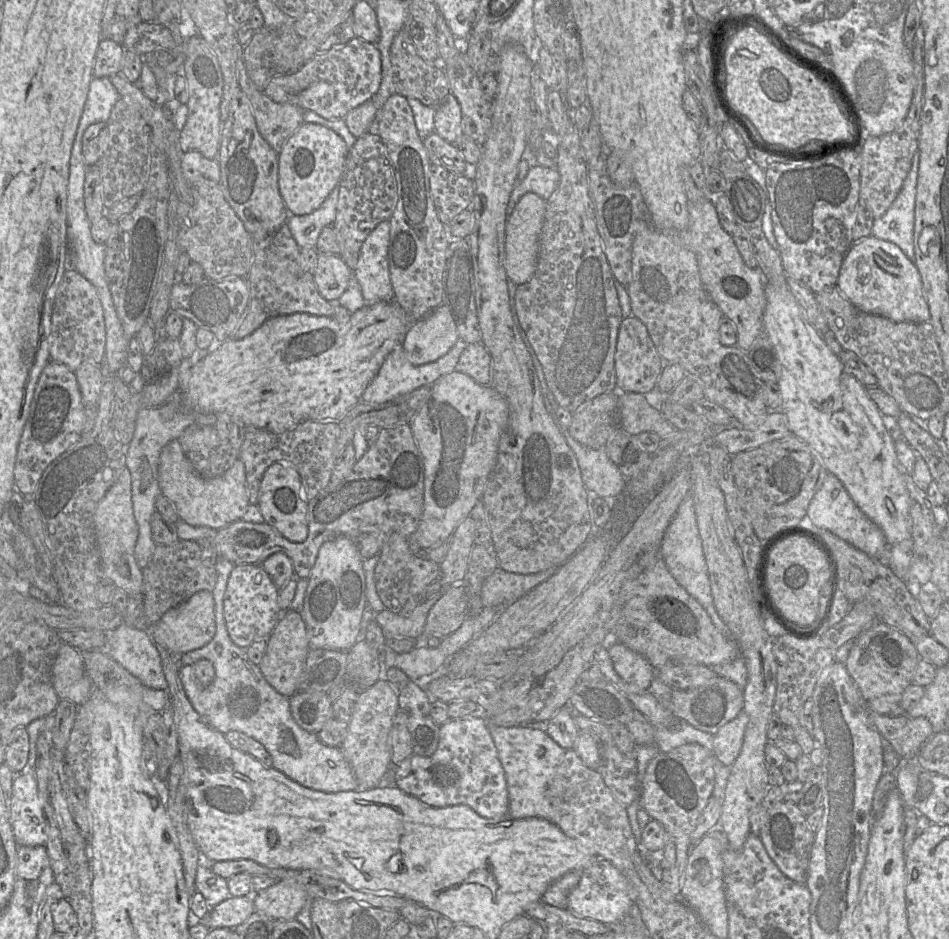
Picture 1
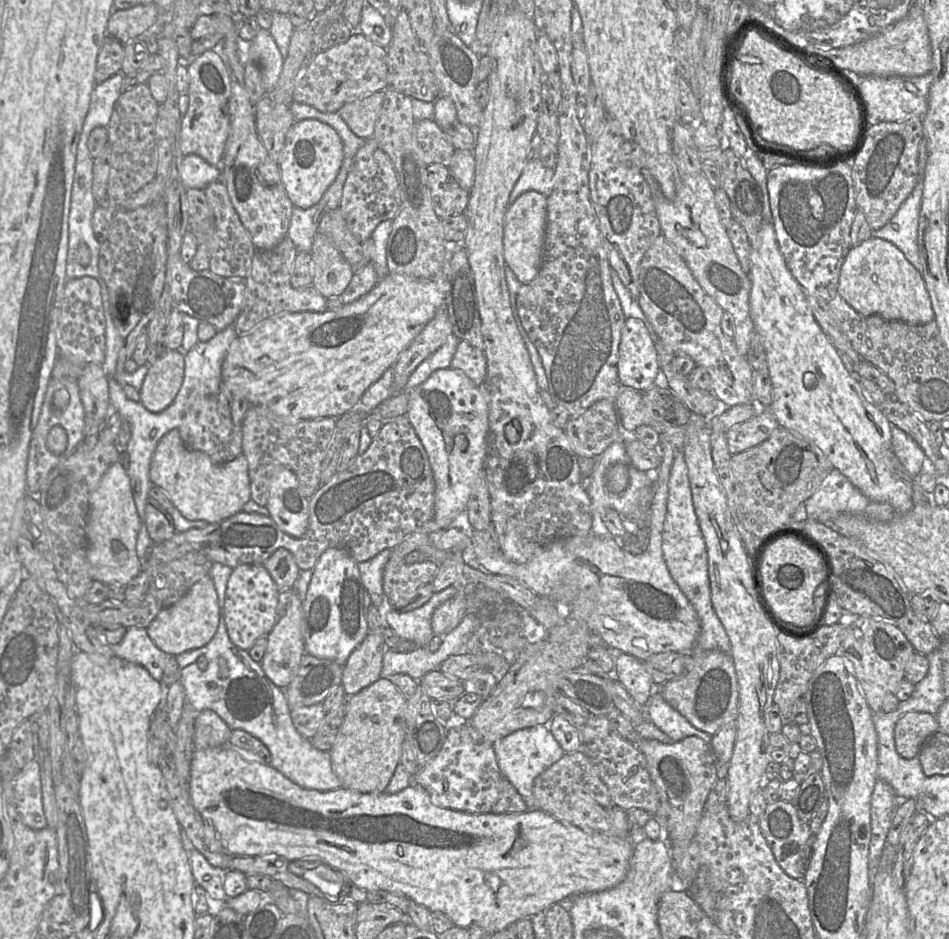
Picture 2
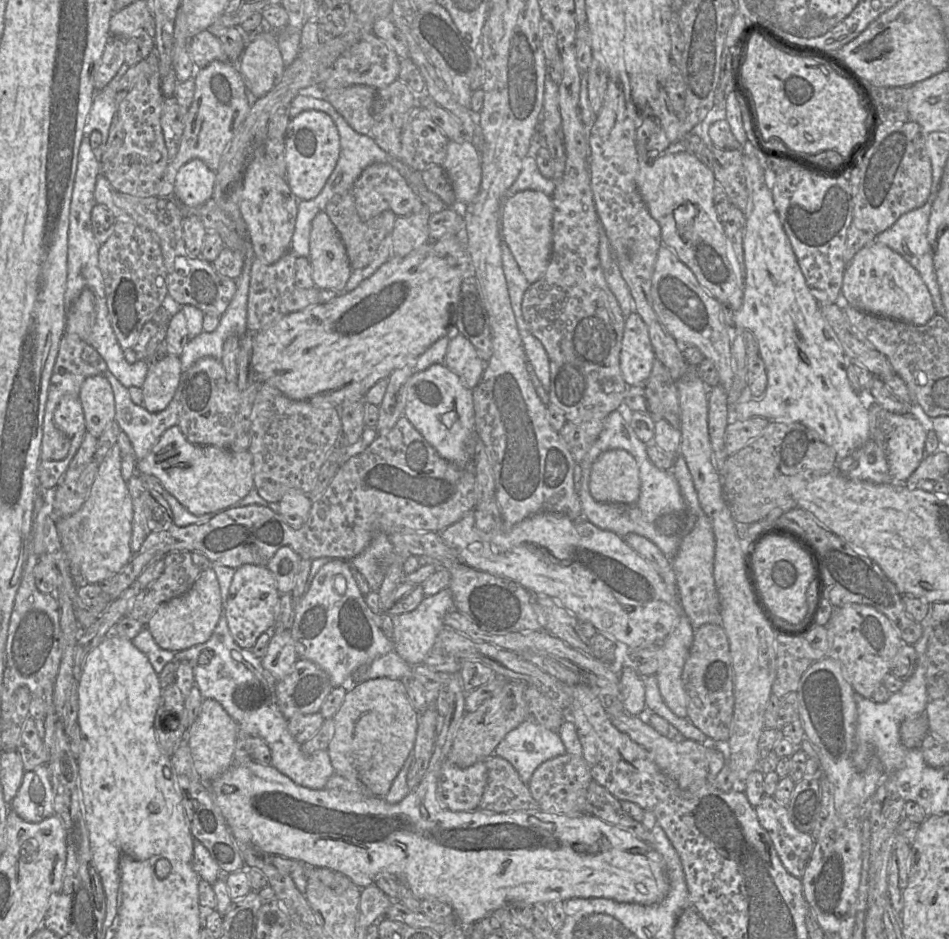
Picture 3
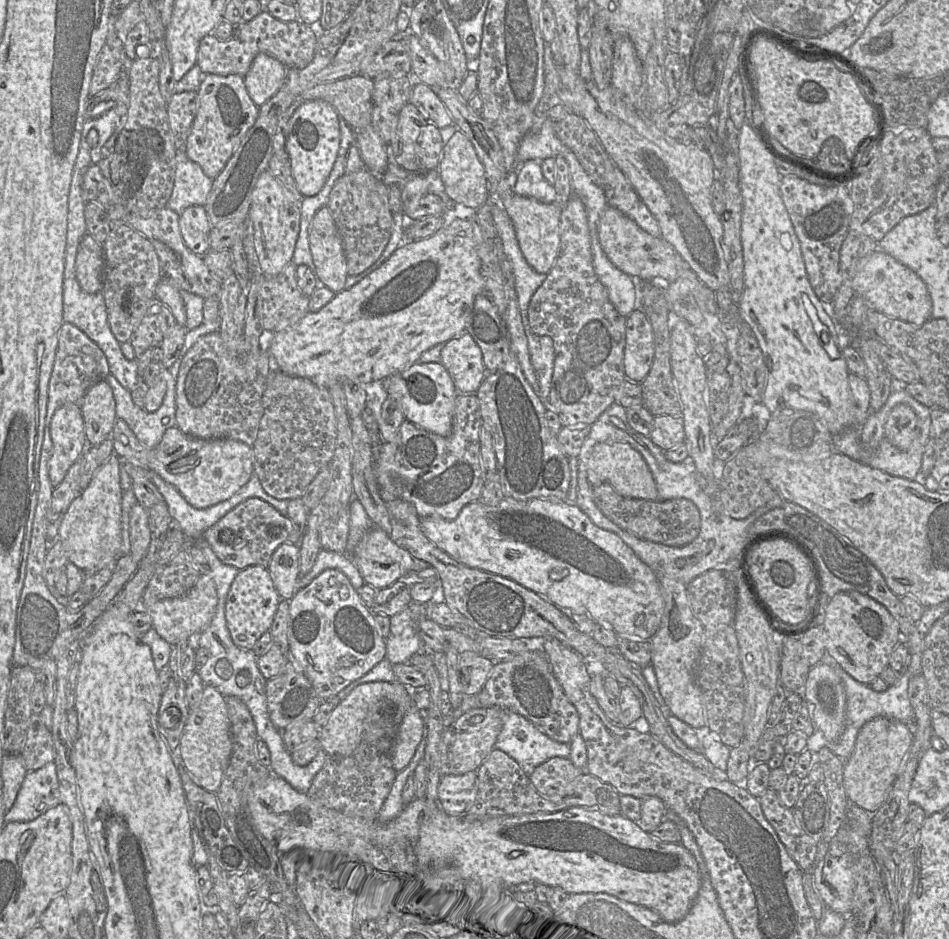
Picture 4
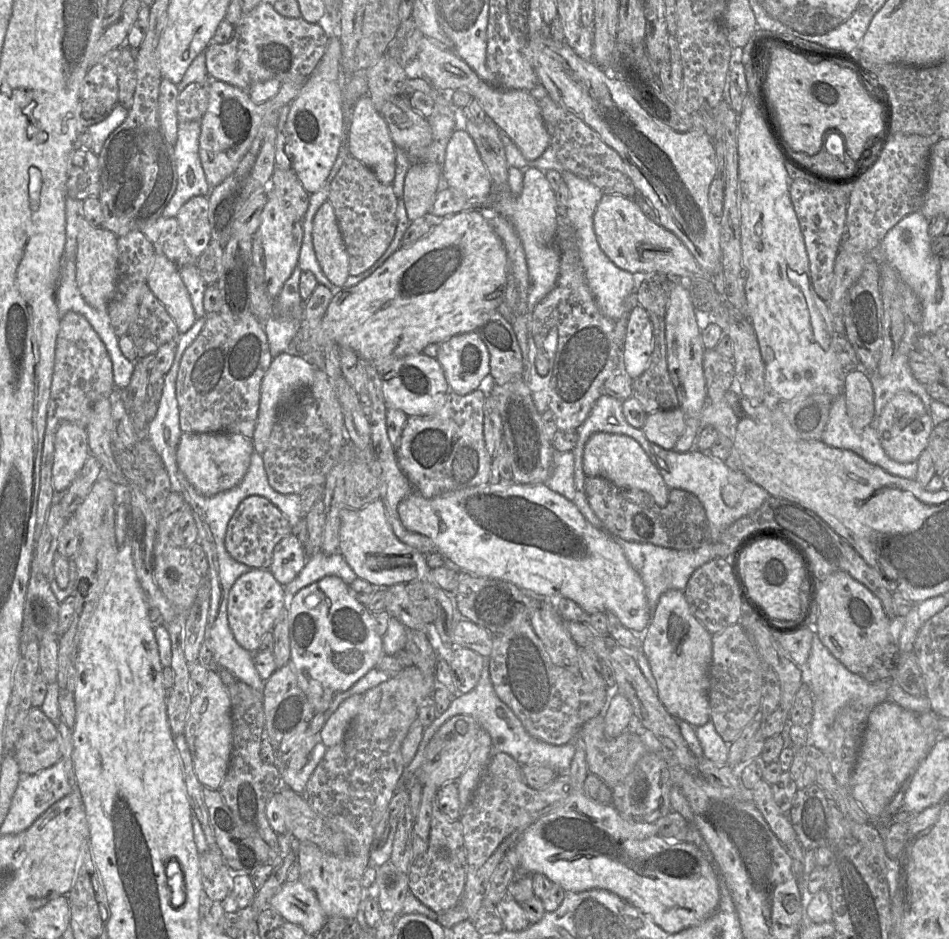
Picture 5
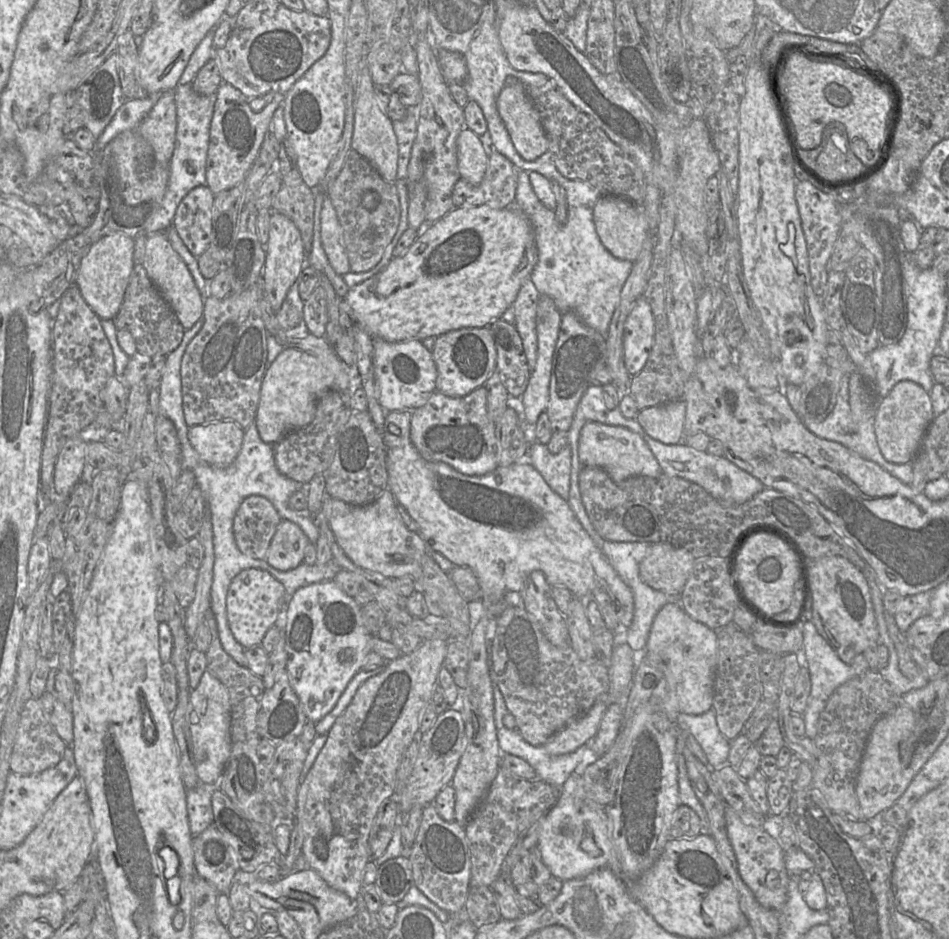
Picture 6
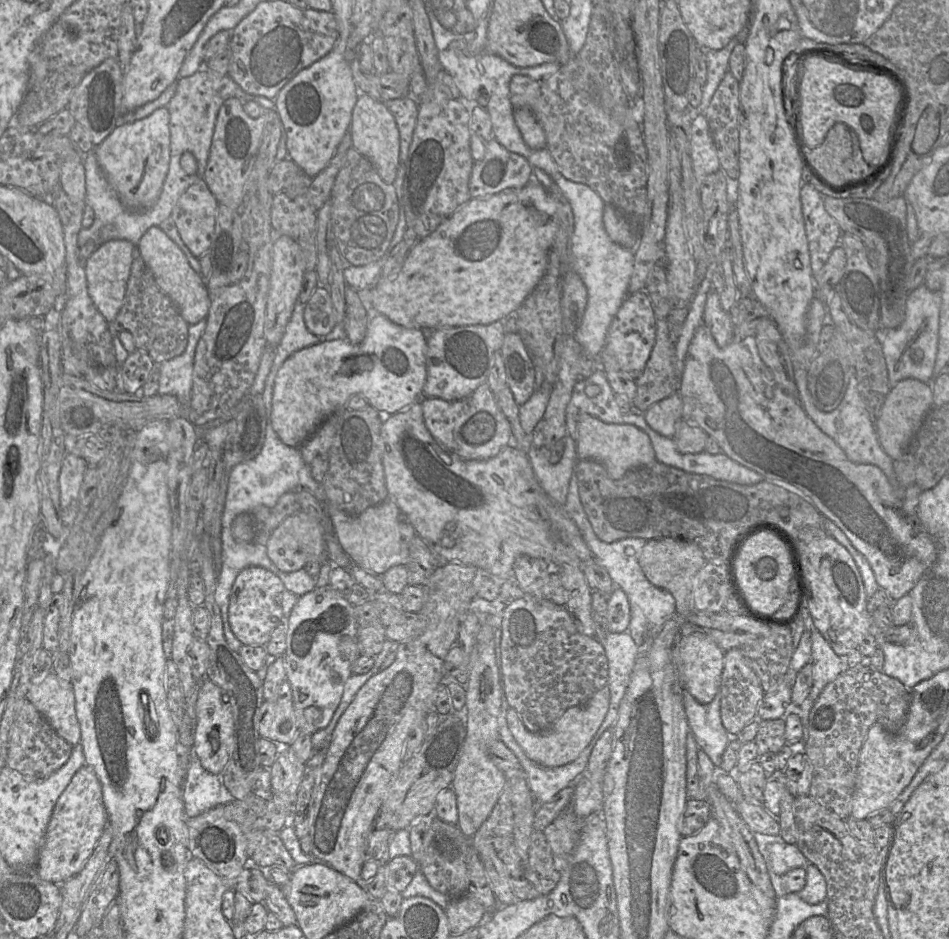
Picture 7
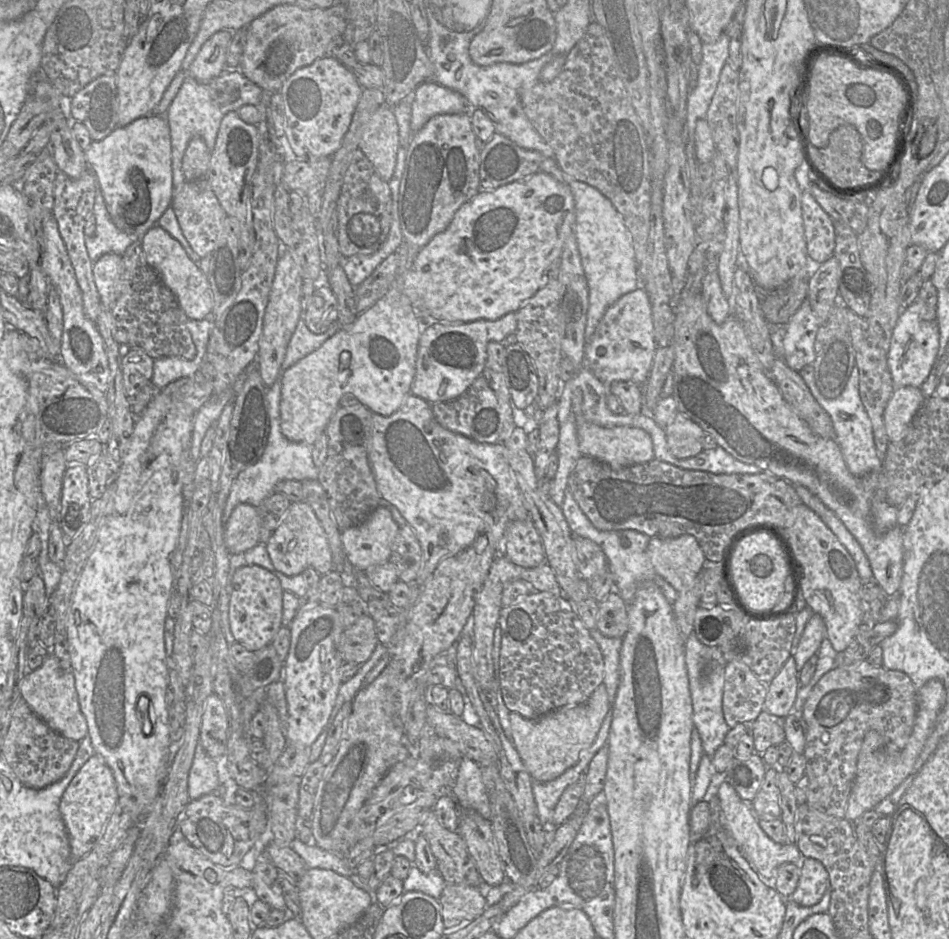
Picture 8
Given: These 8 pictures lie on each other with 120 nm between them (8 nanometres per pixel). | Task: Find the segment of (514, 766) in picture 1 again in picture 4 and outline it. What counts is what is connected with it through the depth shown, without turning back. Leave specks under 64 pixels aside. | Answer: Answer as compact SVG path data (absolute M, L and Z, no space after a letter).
M511 711L505 713L494 749L514 759L527 776L548 759L568 758L570 754L569 744L552 740L526 718Z

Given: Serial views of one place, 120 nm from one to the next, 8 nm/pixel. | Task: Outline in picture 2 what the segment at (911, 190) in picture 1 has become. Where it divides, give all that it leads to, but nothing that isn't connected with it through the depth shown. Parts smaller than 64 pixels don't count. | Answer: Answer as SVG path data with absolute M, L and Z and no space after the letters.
M926 140L919 144L917 183L895 215L882 228L873 231L873 237L894 244L906 259L922 274L923 264L918 247L918 226L927 164Z

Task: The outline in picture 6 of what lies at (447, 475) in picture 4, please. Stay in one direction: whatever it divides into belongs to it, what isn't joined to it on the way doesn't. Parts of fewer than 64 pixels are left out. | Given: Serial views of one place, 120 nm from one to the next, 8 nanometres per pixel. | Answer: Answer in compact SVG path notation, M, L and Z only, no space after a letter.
M483 386L461 398L452 398L434 392L423 406L415 409L411 414L410 439L425 460L443 462L468 476L483 476L498 467L499 447L494 434L494 424L487 416L486 389Z

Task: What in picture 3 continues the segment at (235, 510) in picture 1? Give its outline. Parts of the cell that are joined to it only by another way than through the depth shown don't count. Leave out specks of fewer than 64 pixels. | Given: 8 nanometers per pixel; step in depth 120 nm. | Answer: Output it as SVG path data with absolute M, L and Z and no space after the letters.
M175 425L167 429L149 454L136 463L138 474L155 476L164 489L172 494L194 515L218 513L235 506L254 487L253 456L249 451L232 452L215 446L190 443Z

